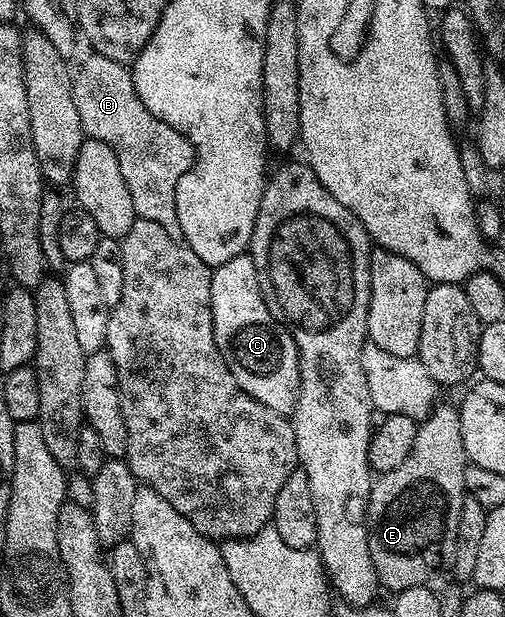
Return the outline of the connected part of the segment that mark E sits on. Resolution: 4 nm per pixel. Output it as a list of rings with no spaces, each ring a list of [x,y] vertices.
[[[441,402],[432,408],[428,418],[423,420],[416,428],[416,436],[414,437],[414,446],[410,449],[406,461],[402,461],[402,465],[398,465],[398,469],[390,469],[375,476],[372,484],[372,492],[368,498],[368,540],[370,541],[370,557],[374,557],[374,569],[378,573],[378,581],[381,588],[386,592],[395,593],[397,591],[405,591],[411,587],[423,587],[429,582],[431,575],[436,575],[440,570],[451,568],[454,561],[454,549],[458,545],[458,517],[462,517],[462,505],[466,488],[464,486],[464,469],[469,466],[468,455],[464,452],[464,442],[462,441],[462,425],[460,424],[460,412],[455,406],[452,407],[448,403]]]

